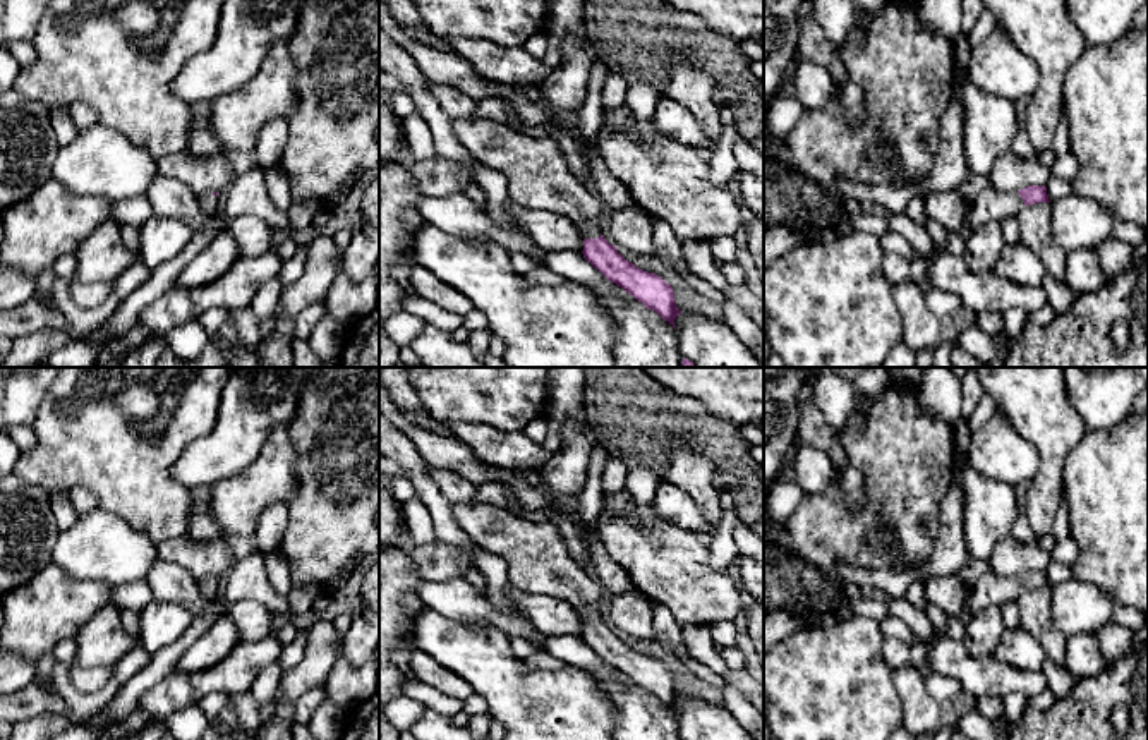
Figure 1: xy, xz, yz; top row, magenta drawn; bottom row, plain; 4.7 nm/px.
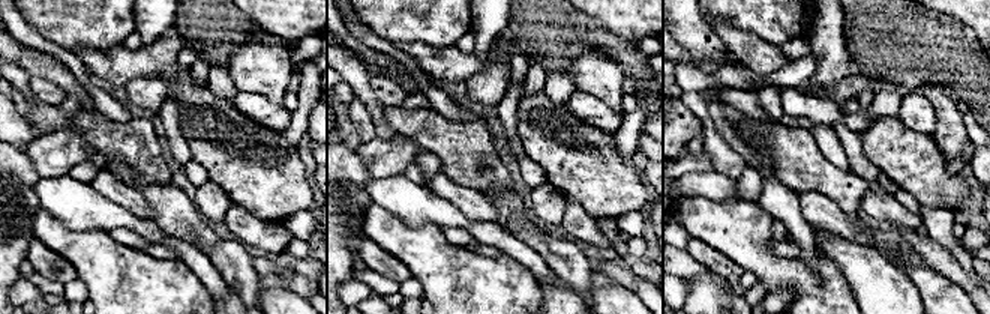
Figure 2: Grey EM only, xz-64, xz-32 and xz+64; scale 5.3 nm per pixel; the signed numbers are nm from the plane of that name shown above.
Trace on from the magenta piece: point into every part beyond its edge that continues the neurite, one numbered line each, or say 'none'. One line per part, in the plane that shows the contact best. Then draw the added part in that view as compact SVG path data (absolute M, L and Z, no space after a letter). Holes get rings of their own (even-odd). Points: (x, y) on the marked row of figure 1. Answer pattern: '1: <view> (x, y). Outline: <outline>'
1: xz (537, 175). Outline: M491 118L453 120L460 144L482 165L501 172L520 206L571 220L585 239L602 235L602 201L570 172L556 132L532 137Z

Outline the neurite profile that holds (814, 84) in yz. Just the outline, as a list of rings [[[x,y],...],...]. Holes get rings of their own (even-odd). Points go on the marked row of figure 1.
[[[801,58],[793,70],[791,81],[805,112],[829,105],[834,81],[825,67]]]

